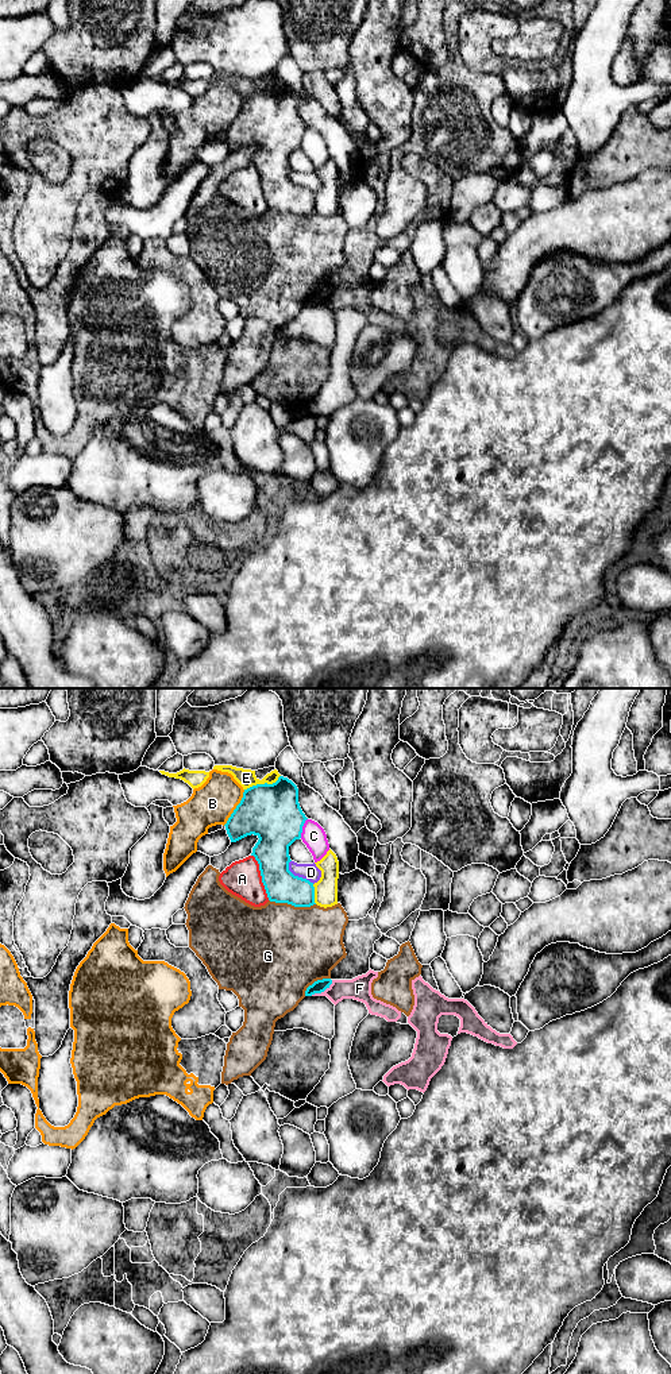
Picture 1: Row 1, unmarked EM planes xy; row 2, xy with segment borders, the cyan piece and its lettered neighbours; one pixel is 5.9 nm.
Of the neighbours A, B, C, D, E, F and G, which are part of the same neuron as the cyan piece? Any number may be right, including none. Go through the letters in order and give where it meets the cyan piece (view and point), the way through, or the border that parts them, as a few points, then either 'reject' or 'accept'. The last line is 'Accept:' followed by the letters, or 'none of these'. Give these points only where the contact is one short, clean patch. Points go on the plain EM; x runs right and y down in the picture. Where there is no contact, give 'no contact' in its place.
A: meets cyan in xy at (262, 186); reject
B: meets cyan in xy at (236, 116); reject
C: meets cyan in xy at (301, 136); reject
D: meets cyan in xy at (297, 185); border along xy (288, 172), (288, 177), (294, 184), (313, 192); reject
E: meets cyan in xy at (262, 93); reject
F: meets cyan in xy at (321, 300); border along xy (332, 289), (323, 300), (311, 304); reject
G: meets cyan in xy at (292, 213); reject
Accept: none of these

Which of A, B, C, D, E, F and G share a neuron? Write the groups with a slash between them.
A / B / C / D / E / F / G

